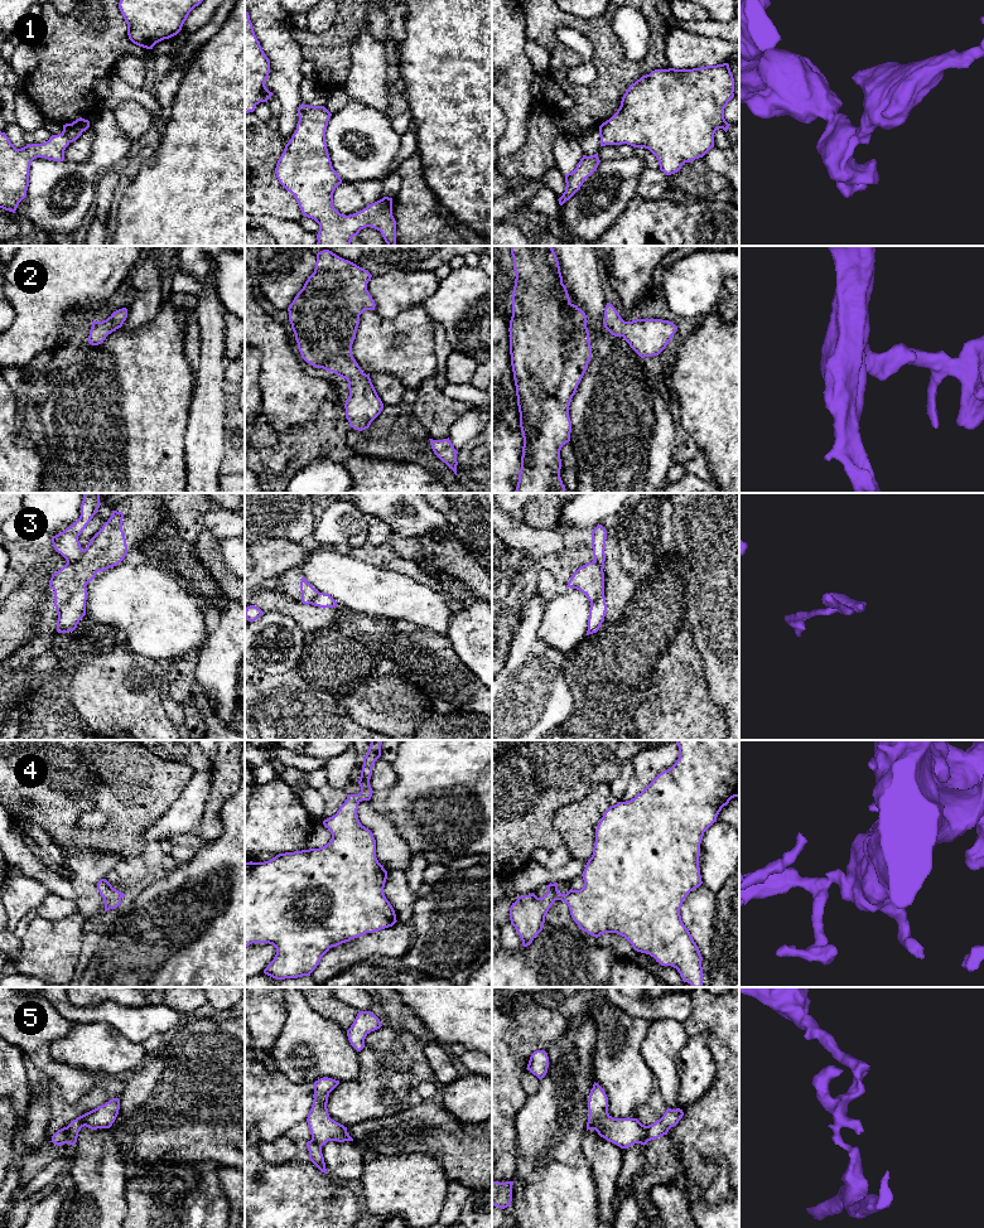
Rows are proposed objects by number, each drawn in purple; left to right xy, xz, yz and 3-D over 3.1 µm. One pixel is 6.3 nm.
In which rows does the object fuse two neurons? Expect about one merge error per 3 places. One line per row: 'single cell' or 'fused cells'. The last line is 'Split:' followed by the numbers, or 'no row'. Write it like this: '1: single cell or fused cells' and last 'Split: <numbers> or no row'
1: single cell
2: single cell
3: fused cells
4: single cell
5: fused cells
Split: 3, 5

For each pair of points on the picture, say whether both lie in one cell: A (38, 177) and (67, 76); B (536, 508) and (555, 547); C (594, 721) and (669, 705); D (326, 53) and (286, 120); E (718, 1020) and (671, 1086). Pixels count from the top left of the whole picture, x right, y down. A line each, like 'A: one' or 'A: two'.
A: two
B: two
C: one
D: two
E: two

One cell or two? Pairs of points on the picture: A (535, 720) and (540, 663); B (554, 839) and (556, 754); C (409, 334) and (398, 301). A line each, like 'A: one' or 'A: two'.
A: one
B: one
C: two

